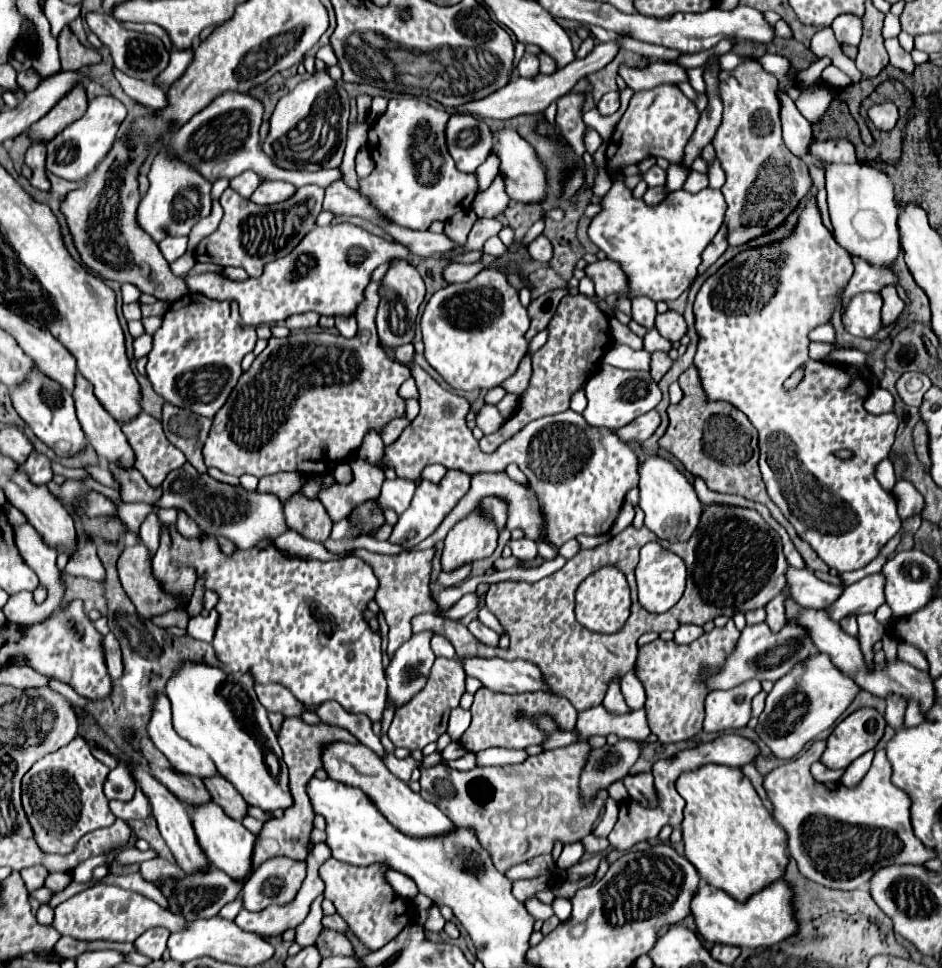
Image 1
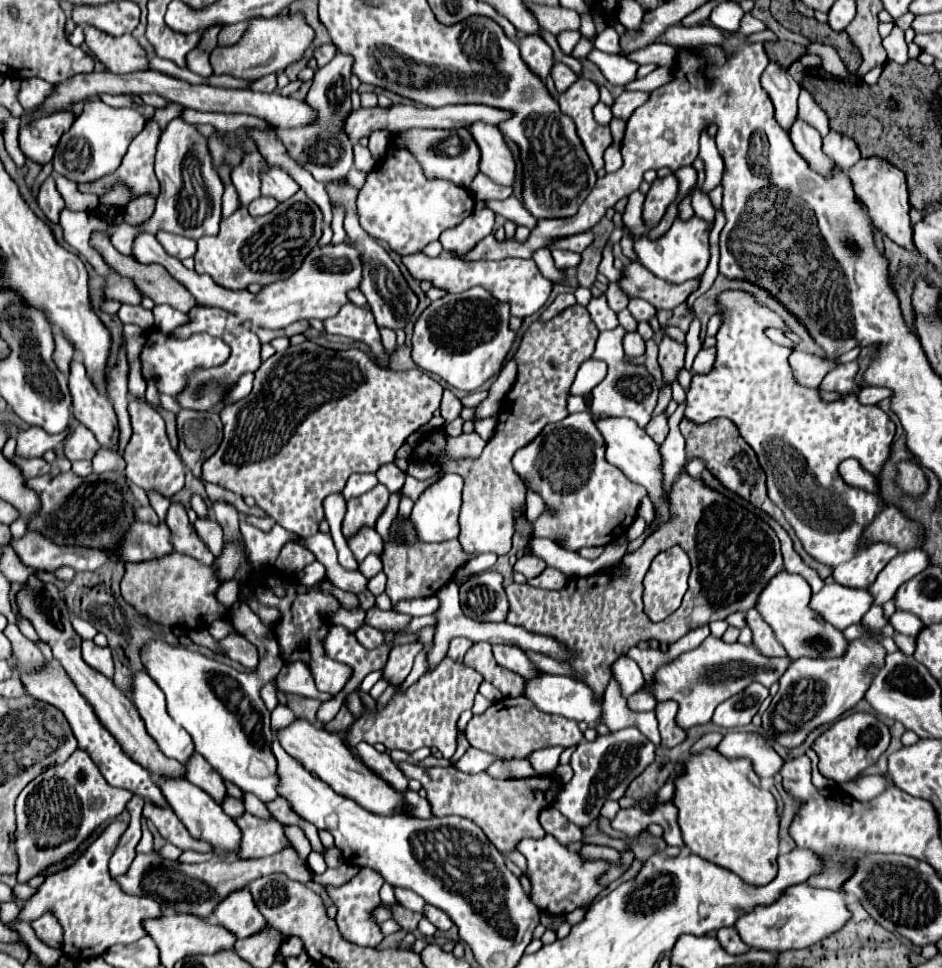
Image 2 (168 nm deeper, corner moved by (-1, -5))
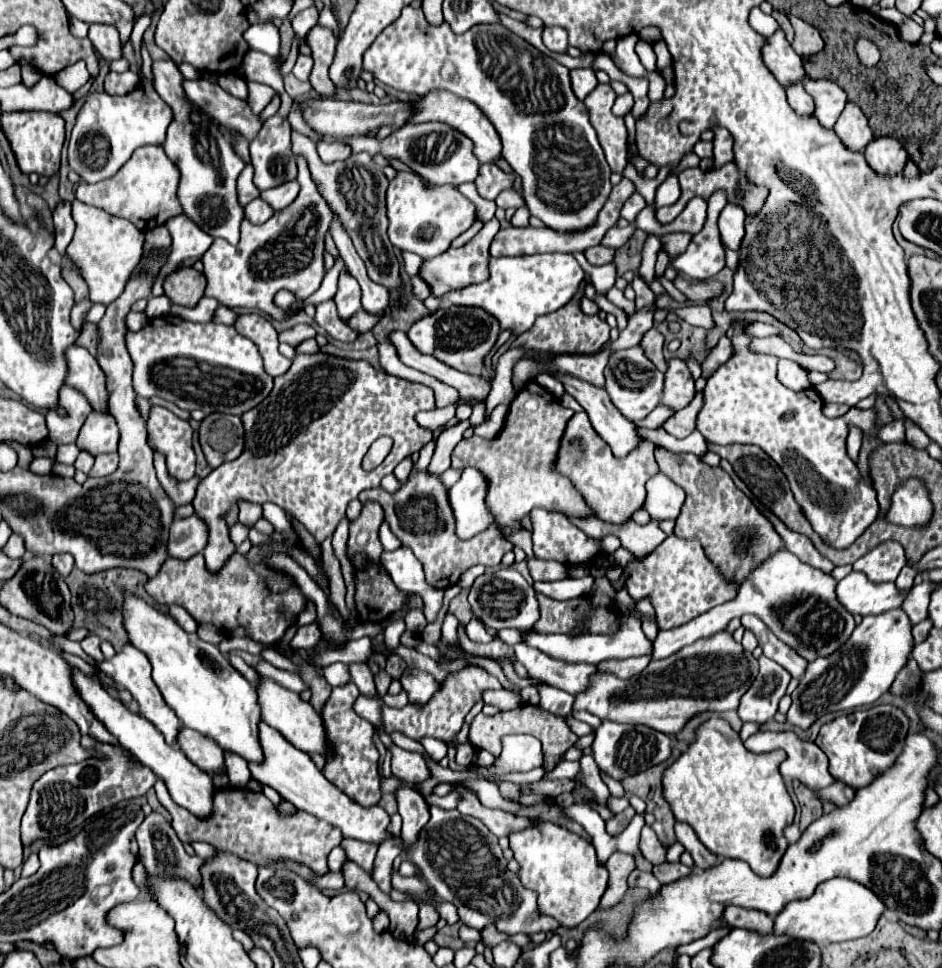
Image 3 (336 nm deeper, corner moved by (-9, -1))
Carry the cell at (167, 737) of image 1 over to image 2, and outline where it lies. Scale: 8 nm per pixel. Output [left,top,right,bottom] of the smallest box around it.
[132,675,194,763]

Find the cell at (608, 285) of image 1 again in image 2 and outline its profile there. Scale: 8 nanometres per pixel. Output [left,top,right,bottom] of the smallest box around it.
[616,263,700,309]

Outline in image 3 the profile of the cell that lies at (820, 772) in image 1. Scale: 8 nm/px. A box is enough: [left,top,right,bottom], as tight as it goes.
[744,731,834,789]

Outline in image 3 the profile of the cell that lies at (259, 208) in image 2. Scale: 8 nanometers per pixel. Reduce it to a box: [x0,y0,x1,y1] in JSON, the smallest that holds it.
[244,197,274,225]

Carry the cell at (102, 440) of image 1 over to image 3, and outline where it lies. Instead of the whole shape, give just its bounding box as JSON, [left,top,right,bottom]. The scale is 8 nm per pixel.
[66,345,108,411]

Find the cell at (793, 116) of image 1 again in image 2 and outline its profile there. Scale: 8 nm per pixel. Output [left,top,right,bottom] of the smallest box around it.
[762,63,800,133]

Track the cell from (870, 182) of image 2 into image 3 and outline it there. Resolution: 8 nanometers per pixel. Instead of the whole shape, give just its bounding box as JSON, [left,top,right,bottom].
[864,137,908,173]

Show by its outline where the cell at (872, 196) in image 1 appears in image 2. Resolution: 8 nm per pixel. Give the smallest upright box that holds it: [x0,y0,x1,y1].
[790,121,834,175]

